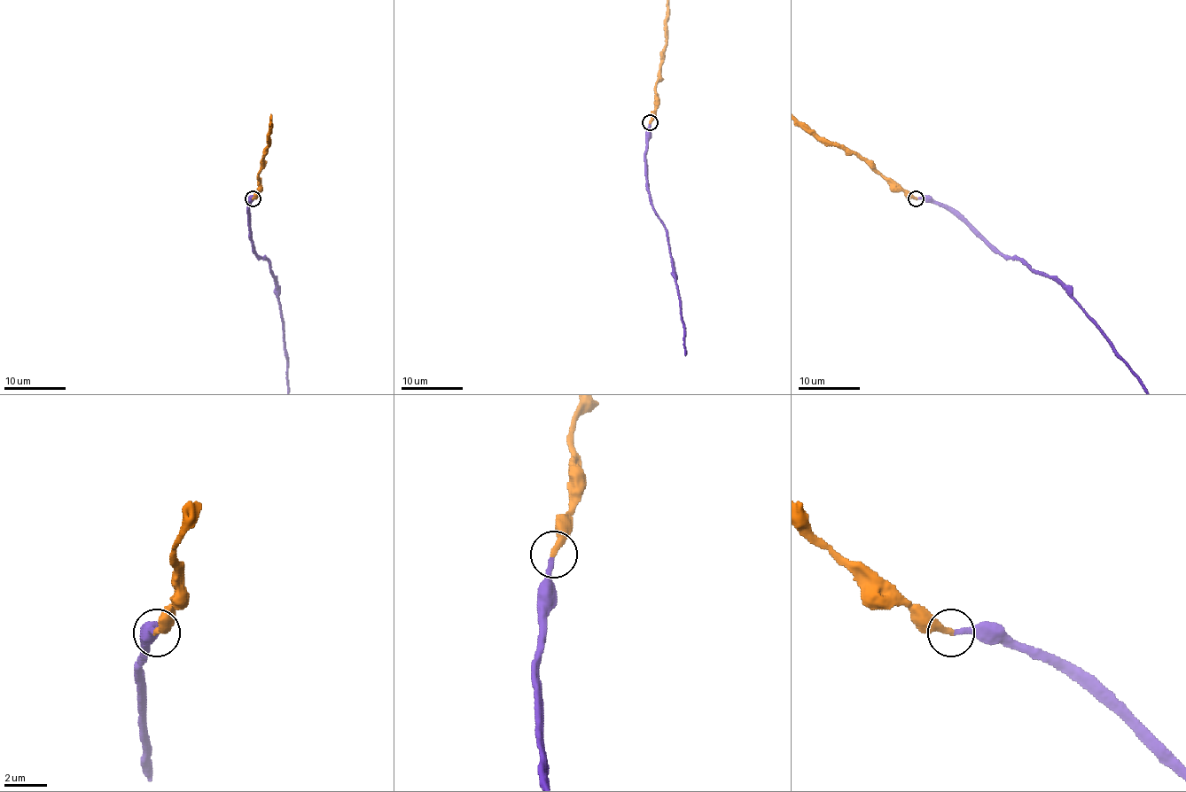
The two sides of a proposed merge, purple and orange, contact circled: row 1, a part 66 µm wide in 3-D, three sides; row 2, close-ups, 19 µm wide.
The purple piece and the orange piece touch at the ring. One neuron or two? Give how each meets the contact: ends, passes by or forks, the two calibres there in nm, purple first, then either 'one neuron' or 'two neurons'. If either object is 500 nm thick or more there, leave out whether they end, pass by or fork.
purple ends there; orange ends there; 240 nm thick on the purple side, 320 nm on the other; one neuron

